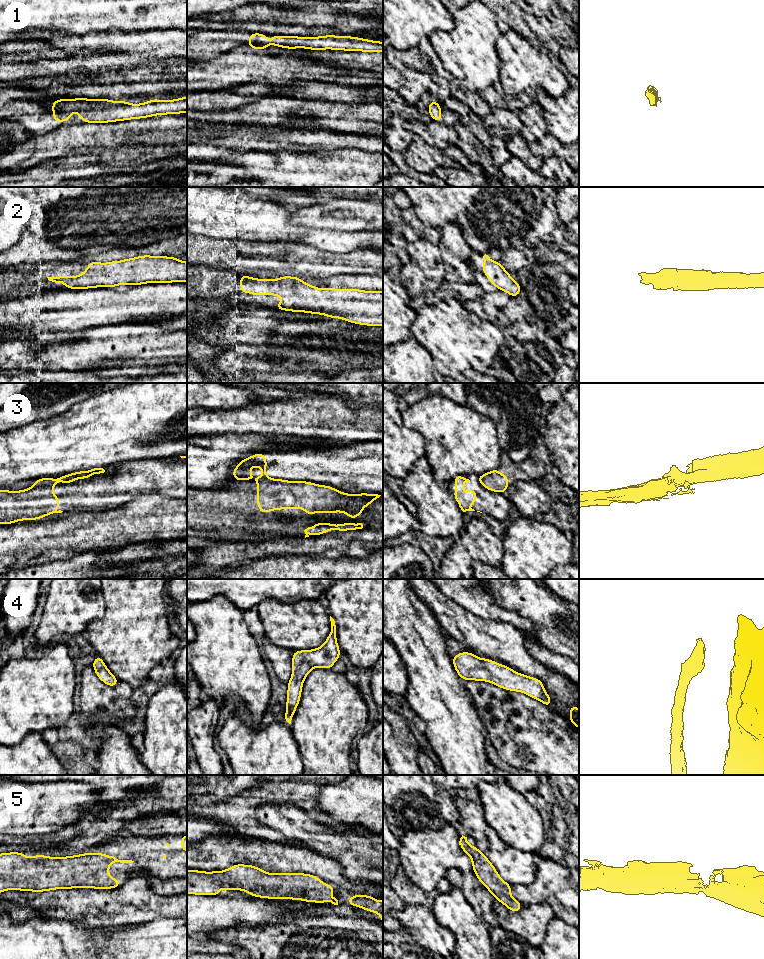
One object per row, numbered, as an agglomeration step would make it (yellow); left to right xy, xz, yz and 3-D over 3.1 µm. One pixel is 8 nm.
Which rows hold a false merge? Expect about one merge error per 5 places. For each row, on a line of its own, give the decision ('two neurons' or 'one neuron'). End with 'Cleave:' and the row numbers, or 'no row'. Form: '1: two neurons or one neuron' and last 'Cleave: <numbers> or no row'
1: one neuron
2: one neuron
3: two neurons
4: one neuron
5: one neuron
Cleave: 3

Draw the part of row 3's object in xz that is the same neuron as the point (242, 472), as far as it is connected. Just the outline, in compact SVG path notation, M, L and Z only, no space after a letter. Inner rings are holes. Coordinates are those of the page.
M257 453L248 458L242 459L237 467L231 472L232 476L237 481L257 480L259 478L269 478L267 476L267 459L264 453ZM259 466L262 470L261 477L254 477L250 474L251 467Z

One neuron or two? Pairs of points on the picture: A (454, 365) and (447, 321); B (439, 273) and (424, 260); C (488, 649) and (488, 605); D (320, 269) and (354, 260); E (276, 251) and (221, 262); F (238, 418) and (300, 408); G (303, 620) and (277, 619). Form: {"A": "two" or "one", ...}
{"A": "one", "B": "one", "C": "two", "D": "one", "E": "one", "F": "one", "G": "one"}

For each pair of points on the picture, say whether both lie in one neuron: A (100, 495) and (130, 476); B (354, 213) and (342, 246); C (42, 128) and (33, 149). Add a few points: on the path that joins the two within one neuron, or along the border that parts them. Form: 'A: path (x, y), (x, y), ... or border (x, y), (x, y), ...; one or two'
A: path (107, 490), (123, 482); one
B: border (324, 228), (332, 230), (370, 229); two
C: border (60, 124), (44, 134), (31, 135); two

